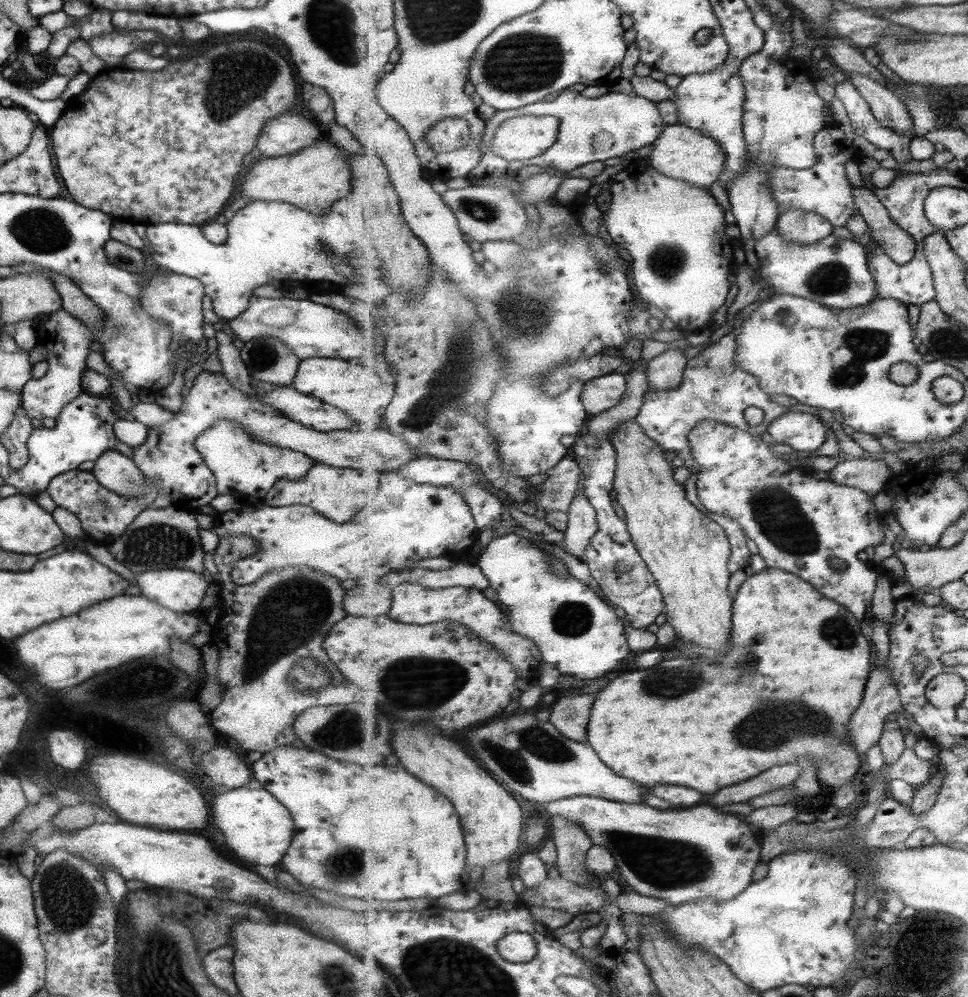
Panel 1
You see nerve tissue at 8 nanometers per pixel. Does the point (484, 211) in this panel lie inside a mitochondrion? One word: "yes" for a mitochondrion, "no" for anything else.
yes

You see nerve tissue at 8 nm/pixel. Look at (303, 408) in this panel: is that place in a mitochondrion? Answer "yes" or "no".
no

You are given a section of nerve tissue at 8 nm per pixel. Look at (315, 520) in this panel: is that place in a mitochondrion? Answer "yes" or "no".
no

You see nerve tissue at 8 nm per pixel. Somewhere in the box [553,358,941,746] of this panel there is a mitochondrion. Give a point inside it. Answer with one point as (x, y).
(779, 517)

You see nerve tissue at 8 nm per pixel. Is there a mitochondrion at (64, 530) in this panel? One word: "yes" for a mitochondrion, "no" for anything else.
no

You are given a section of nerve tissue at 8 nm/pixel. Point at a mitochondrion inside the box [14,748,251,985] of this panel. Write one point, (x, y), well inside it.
(68, 898)

